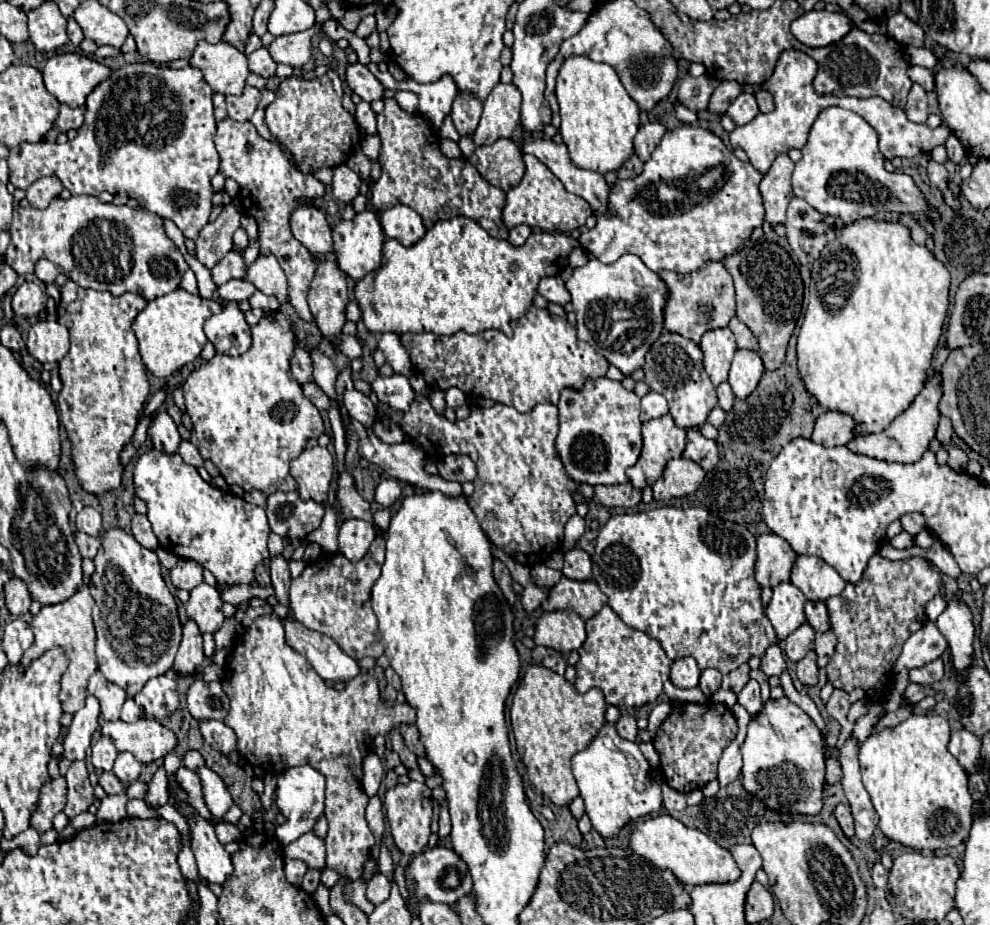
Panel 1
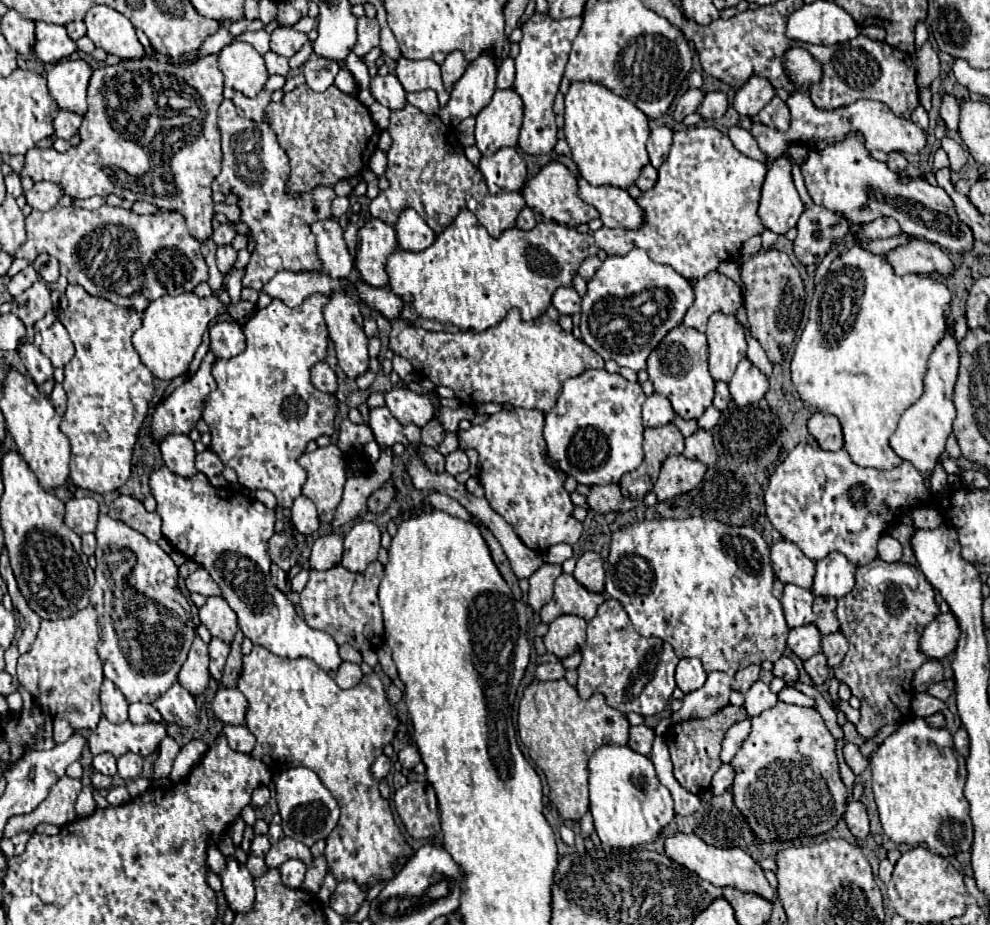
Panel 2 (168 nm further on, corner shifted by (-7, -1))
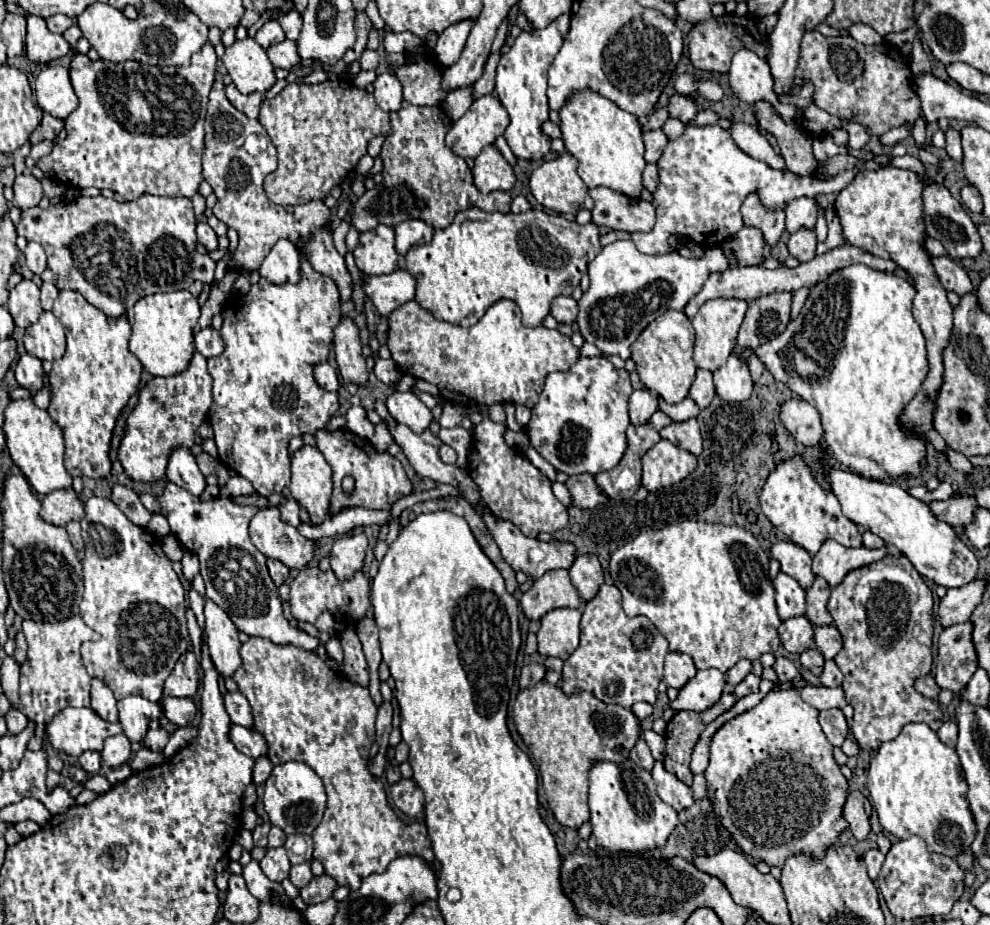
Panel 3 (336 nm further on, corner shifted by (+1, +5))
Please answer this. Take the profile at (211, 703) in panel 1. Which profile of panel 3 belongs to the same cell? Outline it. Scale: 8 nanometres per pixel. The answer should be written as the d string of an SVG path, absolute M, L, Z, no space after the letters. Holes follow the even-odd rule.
M236 691L236 693L224 693L224 707L232 719L232 723L242 725L242 727L252 727L252 713L250 713L250 705L246 701L246 697Z

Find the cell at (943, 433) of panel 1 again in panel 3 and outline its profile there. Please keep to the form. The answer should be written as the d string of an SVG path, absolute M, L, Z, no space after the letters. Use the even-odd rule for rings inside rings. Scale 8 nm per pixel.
M946 447L946 457L948 457L948 463L956 469L956 471L962 471L962 473L972 473L972 463L958 451Z

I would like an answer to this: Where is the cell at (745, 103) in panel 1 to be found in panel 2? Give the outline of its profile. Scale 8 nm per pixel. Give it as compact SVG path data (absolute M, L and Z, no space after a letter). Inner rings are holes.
M752 75L738 91L734 97L732 107L740 113L740 115L748 115L754 117L760 109L764 109L772 99L776 97L776 89L772 87L772 83L766 77L760 75Z

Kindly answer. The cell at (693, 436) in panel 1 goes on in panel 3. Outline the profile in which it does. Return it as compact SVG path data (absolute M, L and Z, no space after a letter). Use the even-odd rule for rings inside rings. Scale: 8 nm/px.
M688 419L684 423L672 423L660 431L660 437L668 439L680 449L690 451L692 455L702 453L702 435L700 435L696 419Z

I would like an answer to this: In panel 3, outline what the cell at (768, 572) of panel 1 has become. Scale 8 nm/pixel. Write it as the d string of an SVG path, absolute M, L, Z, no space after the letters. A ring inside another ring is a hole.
M776 541L768 553L772 559L776 559L780 563L782 573L800 581L800 585L804 589L808 589L812 585L812 581L814 581L814 575L810 569L812 557L806 549L802 549L796 543L790 543L790 541Z

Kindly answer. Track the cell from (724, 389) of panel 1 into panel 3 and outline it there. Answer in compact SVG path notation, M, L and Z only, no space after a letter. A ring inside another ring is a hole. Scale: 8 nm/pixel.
M698 369L696 373L696 381L690 389L690 397L698 403L700 409L708 407L710 401L714 399L716 391L714 391L714 381L712 381L712 373L706 371L706 369Z

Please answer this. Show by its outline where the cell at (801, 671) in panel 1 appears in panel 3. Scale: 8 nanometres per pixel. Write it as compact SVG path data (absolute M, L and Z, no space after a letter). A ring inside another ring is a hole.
M806 649L800 655L800 663L802 663L802 667L806 671L810 671L810 673L814 673L814 675L820 677L822 667L824 667L824 657L822 657L822 653L818 649Z

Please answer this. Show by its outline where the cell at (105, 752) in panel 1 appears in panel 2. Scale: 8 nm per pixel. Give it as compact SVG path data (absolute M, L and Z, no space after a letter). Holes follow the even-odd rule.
M100 753L94 757L94 763L92 763L94 771L102 773L102 775L116 775L116 757L114 755L108 755L108 753Z

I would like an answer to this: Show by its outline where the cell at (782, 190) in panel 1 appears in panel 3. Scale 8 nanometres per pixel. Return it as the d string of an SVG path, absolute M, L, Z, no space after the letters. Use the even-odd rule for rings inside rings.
M750 193L742 205L744 223L750 227L758 227L764 231L764 239L768 245L776 245L782 231L784 231L784 207L768 209L762 205L758 193Z

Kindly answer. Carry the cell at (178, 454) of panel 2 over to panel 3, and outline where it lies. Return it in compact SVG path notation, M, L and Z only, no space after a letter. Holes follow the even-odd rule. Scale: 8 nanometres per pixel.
M184 447L172 449L172 453L168 457L166 477L172 483L184 487L186 491L190 491L194 495L200 495L204 491L204 487L206 487L206 479L200 473L194 455L190 453L190 449L184 449Z

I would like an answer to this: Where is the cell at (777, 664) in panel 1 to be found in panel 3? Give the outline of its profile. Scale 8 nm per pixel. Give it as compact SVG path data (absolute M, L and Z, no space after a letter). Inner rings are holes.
M776 657L776 663L774 663L774 671L778 673L778 681L780 683L788 683L788 681L794 681L800 673L796 669L796 665L786 659L786 657Z

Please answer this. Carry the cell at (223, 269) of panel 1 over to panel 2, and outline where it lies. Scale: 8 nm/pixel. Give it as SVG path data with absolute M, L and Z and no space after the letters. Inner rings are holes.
M218 245L216 261L218 261L218 269L222 273L228 273L230 267L236 263L236 251L232 249L232 245Z

